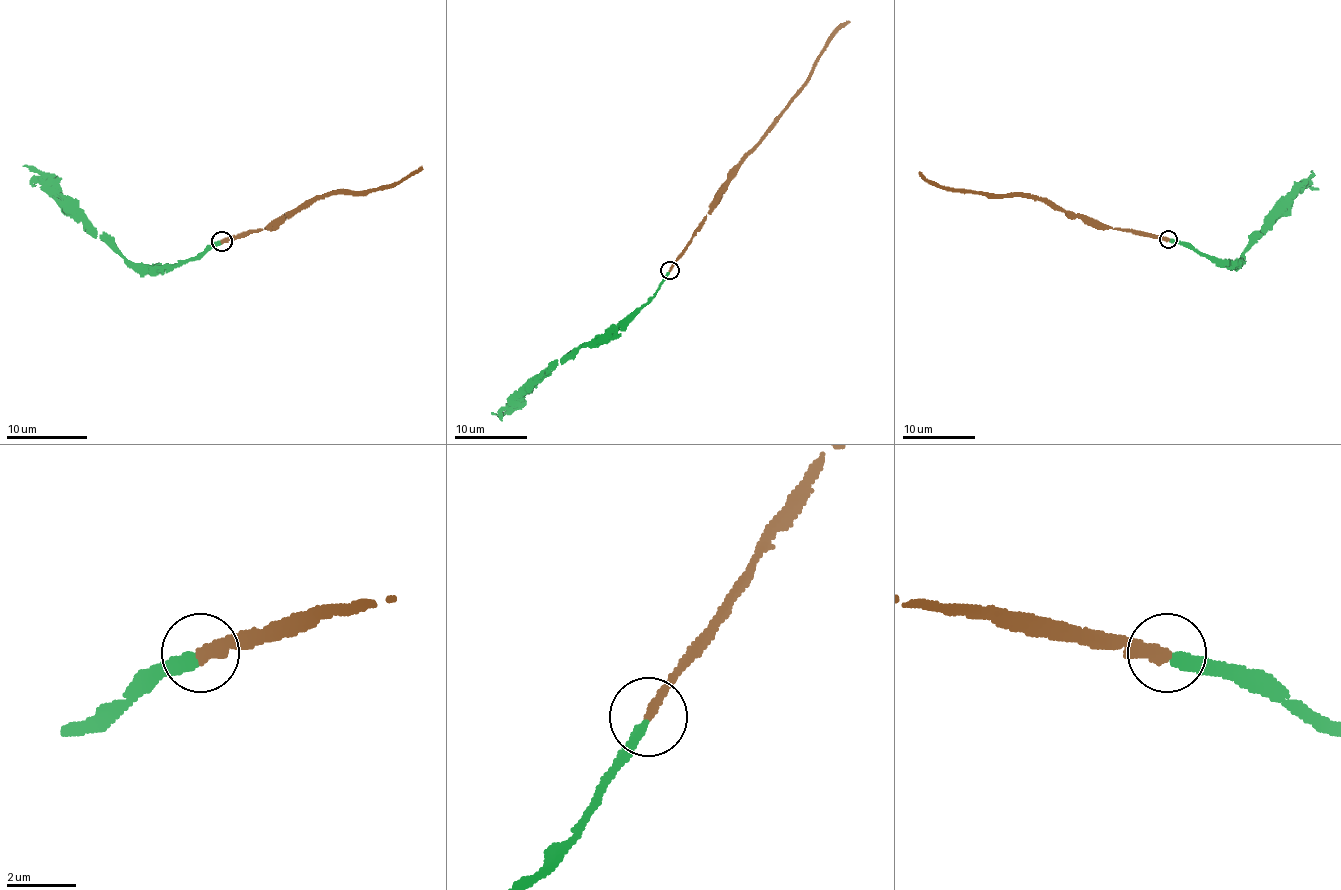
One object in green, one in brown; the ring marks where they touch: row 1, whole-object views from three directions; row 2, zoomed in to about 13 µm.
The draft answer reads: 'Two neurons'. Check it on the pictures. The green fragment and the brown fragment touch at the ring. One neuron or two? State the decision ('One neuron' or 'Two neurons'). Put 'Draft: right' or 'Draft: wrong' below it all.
One neuron
Draft: wrong

